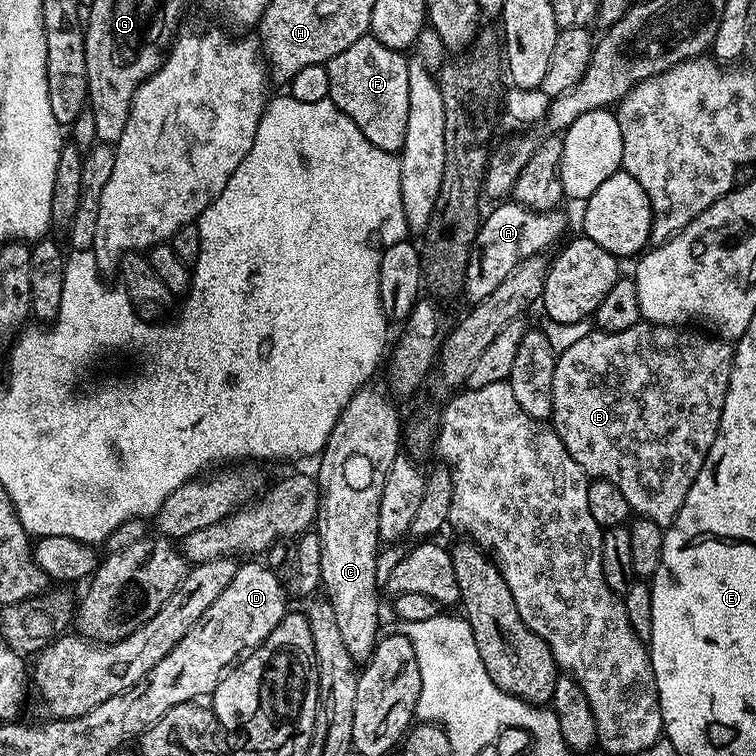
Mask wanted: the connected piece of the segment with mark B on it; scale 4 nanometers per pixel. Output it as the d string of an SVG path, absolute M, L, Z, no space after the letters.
M641 322L630 326L630 330L622 330L621 332L594 330L586 338L574 342L574 346L570 346L565 352L557 355L554 382L552 383L550 420L556 433L562 438L570 458L574 458L574 462L578 462L578 466L582 466L582 470L588 473L589 477L614 482L622 490L622 498L626 498L628 507L633 513L646 516L661 526L671 524L672 519L678 514L682 502L686 502L686 494L690 490L690 486L694 486L694 478L698 478L698 470L702 470L706 454L719 433L722 406L726 402L726 390L730 382L732 353L734 351L733 345L727 340L719 339L712 334L701 334L696 330L683 332L682 329L683 327L680 326Z

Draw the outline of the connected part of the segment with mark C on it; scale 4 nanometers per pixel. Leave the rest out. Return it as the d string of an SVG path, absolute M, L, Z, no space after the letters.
M365 386L355 392L350 402L342 410L334 430L328 435L328 443L319 457L320 460L320 500L318 496L318 535L322 546L322 570L320 581L328 587L326 598L338 614L338 631L346 641L346 650L358 662L368 662L376 651L376 645L382 635L380 629L380 588L382 592L381 570L376 555L381 547L378 530L378 506L382 502L382 486L390 466L402 452L402 420L396 417L392 404L384 396L371 392Z

